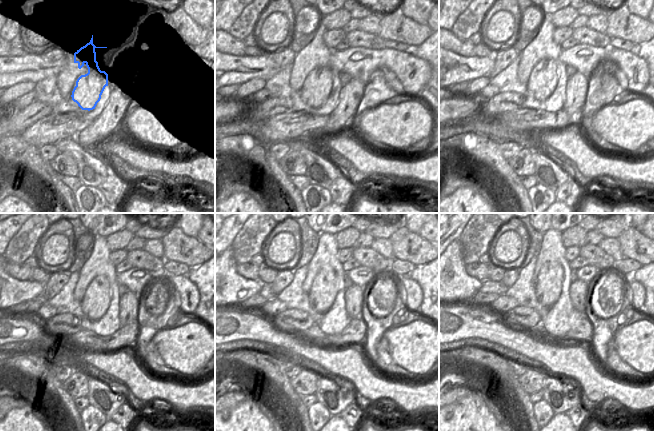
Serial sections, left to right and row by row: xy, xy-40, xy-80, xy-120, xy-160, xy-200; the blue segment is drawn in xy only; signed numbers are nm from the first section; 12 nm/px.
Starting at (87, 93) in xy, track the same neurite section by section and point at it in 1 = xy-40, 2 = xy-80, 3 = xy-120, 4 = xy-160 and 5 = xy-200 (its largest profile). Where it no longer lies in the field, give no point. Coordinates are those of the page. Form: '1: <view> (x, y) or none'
1: xy-40 (318, 85)
2: xy-80 (542, 50)
3: xy-120 (95, 284)
4: xy-160 (322, 281)
5: xy-200 (549, 273)

